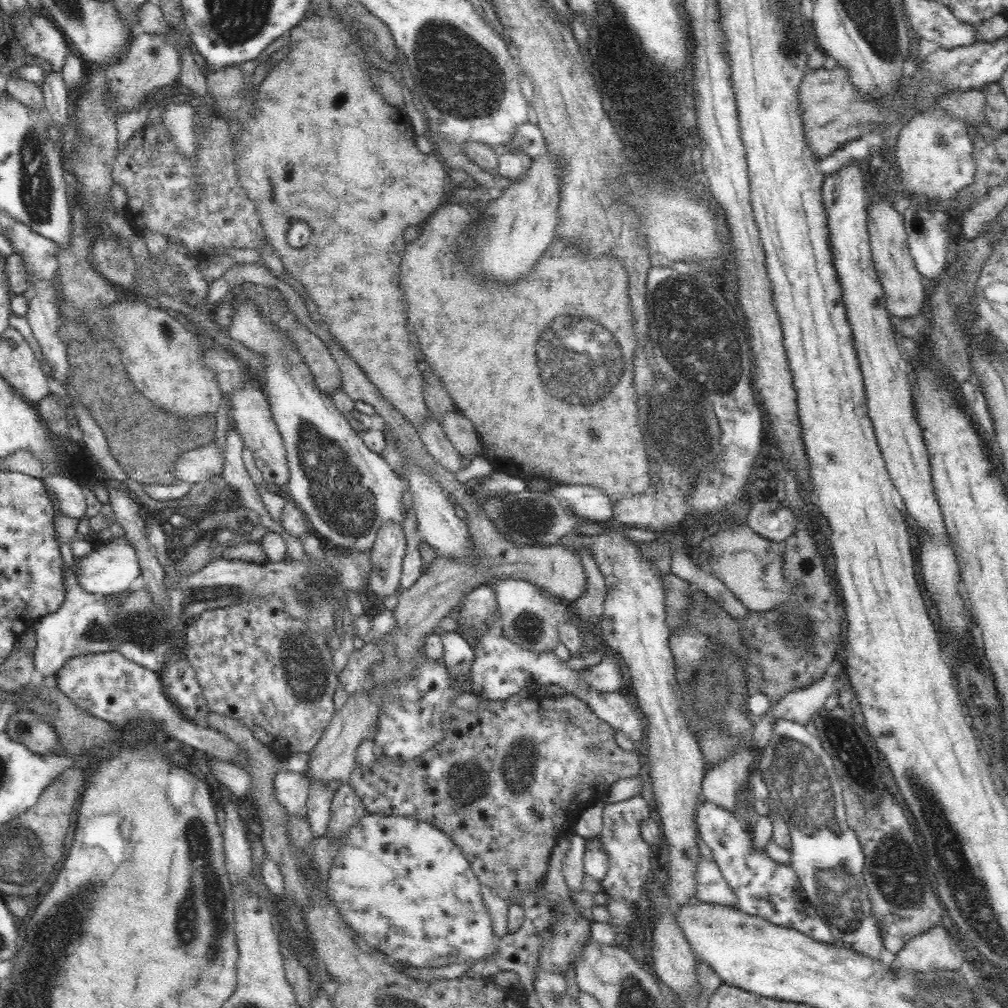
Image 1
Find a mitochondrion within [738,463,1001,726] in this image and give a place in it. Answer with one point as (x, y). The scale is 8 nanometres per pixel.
(800, 635)

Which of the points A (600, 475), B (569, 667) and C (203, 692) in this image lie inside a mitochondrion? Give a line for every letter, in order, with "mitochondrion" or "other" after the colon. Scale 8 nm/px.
A: other
B: other
C: other

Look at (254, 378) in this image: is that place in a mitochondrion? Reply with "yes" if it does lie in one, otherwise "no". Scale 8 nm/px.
no

